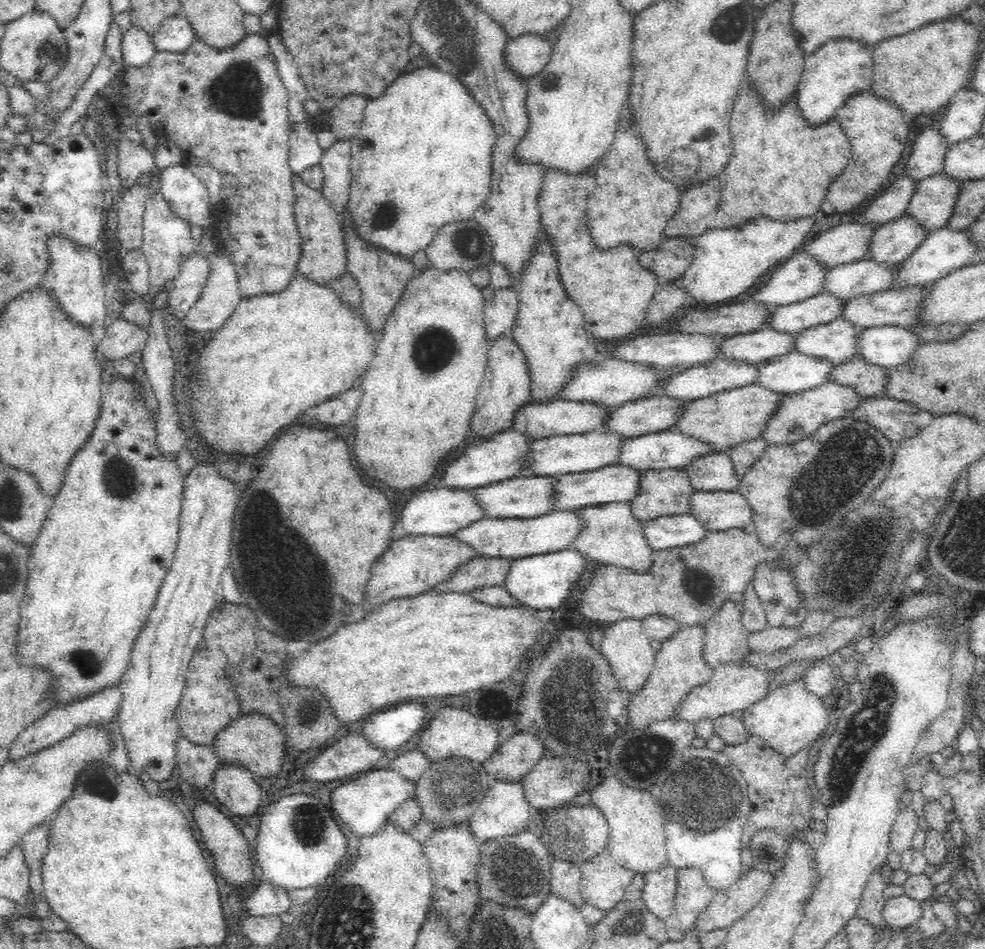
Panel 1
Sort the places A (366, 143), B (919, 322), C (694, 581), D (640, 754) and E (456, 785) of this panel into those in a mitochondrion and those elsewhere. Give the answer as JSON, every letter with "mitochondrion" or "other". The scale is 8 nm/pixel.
{"A":"other","B":"other","C":"mitochondrion","D":"mitochondrion","E":"mitochondrion"}

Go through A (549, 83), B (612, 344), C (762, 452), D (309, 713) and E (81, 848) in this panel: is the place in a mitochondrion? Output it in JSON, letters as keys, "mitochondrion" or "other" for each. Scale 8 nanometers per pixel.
{"A":"other","B":"other","C":"other","D":"mitochondrion","E":"other"}

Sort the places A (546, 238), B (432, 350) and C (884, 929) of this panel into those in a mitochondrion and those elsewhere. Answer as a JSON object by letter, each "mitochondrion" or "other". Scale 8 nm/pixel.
{"A":"other","B":"mitochondrion","C":"other"}

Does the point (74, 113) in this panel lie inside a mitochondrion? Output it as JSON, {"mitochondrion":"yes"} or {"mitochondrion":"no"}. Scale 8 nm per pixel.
{"mitochondrion":"no"}

